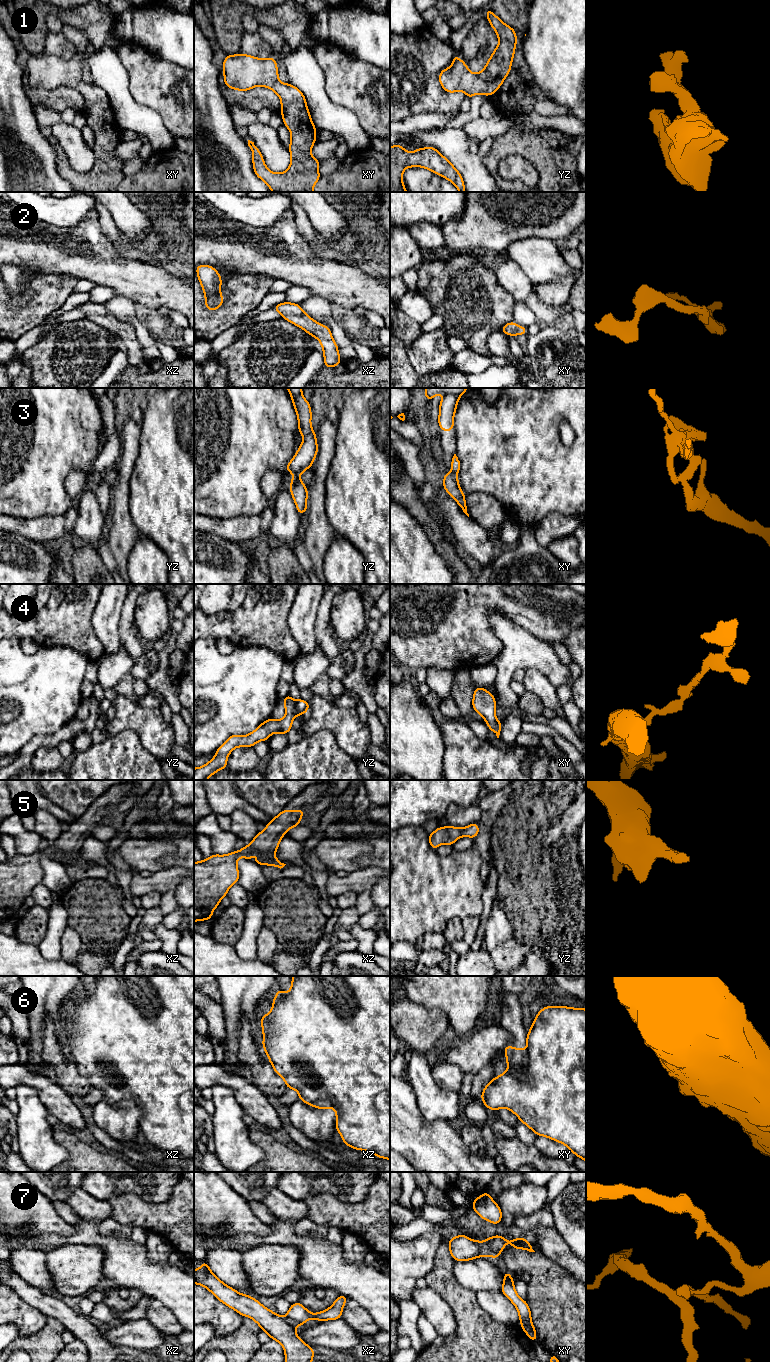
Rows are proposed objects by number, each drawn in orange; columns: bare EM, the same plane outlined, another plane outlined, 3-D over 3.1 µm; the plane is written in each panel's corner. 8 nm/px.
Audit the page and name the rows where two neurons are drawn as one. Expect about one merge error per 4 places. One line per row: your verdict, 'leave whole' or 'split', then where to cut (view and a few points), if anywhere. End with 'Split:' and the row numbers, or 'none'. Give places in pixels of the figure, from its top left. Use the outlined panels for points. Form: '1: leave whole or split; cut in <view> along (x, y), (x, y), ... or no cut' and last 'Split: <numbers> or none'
1: leave whole; no cut
2: leave whole; no cut
3: leave whole; no cut
4: leave whole; no cut
5: leave whole; no cut
6: split; cut in xy along (527, 1049), (528, 1062), (524, 1066), (508, 1067)
7: split; cut in xy along (481, 1243), (486, 1254)
Split: 6, 7

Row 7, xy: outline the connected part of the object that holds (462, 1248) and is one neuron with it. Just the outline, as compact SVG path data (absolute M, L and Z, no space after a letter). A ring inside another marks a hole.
M460 1234L448 1240L449 1252L455 1261L469 1261L485 1256L483 1244Z

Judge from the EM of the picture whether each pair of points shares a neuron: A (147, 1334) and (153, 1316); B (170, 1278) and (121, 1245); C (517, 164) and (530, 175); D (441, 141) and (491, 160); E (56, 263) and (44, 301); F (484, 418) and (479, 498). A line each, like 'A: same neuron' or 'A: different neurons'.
A: different neurons
B: same neuron
C: same neuron
D: different neurons
E: different neurons
F: different neurons

